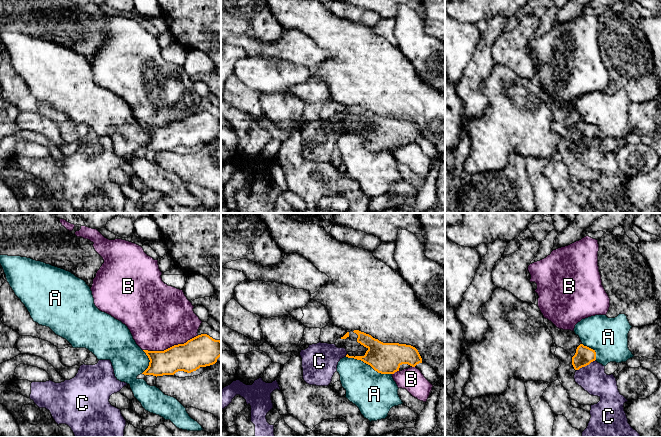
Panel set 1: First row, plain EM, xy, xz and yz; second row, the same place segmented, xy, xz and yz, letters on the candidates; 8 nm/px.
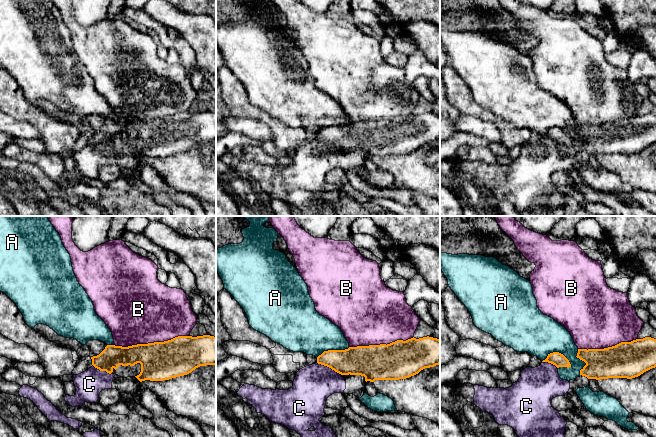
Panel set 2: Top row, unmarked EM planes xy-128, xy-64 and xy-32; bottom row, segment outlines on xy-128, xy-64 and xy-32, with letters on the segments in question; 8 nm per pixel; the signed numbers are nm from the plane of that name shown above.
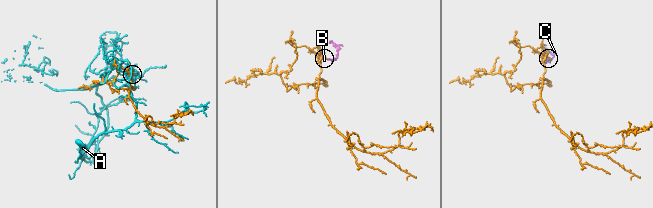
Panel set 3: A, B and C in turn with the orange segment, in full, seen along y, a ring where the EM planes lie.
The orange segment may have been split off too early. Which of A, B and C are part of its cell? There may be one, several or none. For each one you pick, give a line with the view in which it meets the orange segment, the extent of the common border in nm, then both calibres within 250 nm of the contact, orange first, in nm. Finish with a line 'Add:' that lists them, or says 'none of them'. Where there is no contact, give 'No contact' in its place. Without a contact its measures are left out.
C: Touches orange in yz. Shared border 180 nm. Thickness 150 nm (orange) against 220 nm
Add: C

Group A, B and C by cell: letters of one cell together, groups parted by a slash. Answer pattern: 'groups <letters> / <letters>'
groups A / B / C

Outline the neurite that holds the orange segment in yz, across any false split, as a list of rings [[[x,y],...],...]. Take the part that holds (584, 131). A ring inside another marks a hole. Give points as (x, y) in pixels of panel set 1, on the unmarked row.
[[[580,120],[572,133],[572,141],[576,146],[575,158],[590,171],[600,174],[597,180],[591,181],[591,194],[587,204],[582,208],[582,213],[641,213],[628,199],[623,183],[628,176],[620,170],[614,151],[607,151],[605,142],[596,137],[595,126]]]

